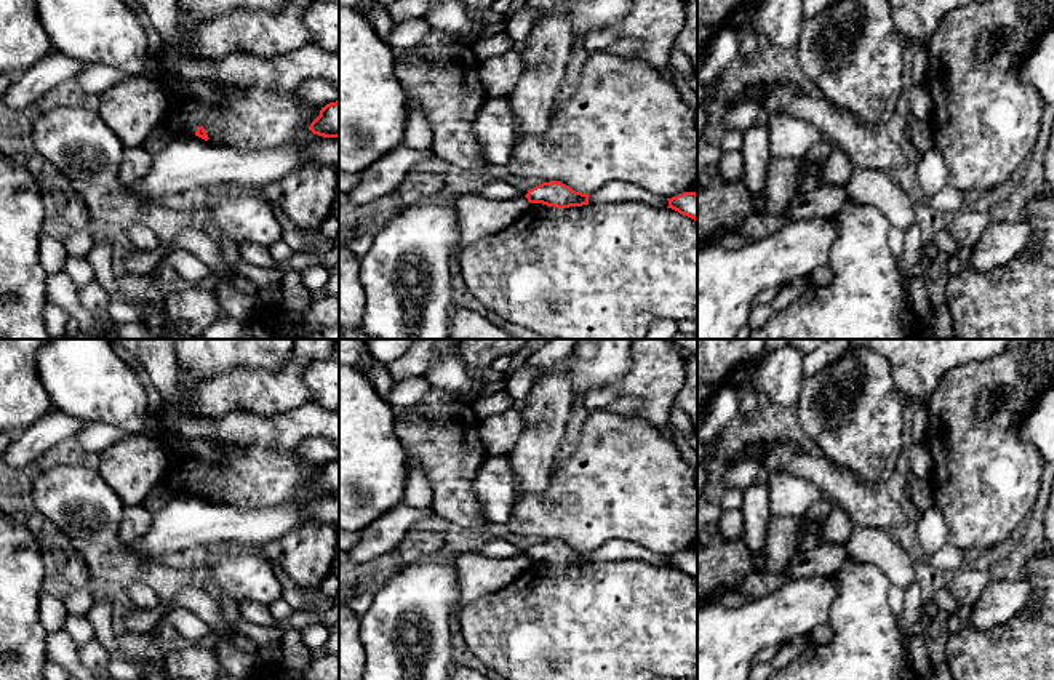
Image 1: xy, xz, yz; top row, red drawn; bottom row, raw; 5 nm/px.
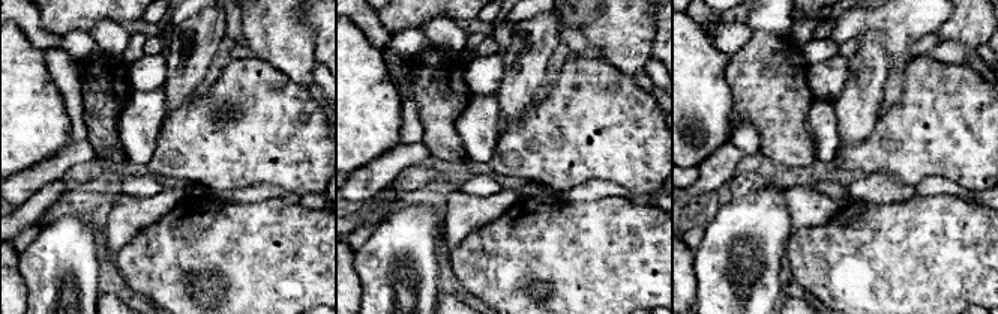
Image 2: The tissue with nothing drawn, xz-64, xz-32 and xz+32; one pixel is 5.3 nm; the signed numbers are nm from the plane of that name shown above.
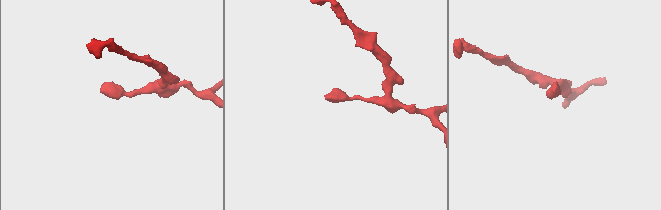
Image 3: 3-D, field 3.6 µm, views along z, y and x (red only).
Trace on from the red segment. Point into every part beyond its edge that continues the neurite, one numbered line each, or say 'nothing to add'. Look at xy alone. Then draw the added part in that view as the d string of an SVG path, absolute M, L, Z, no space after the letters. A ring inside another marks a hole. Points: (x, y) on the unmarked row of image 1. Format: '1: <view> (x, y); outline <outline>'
nothing to add

